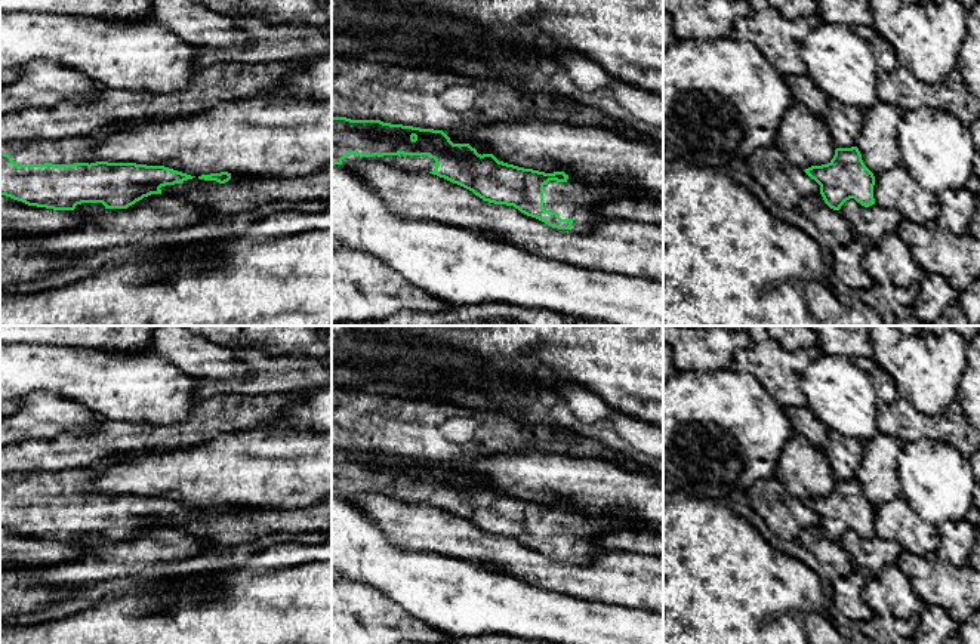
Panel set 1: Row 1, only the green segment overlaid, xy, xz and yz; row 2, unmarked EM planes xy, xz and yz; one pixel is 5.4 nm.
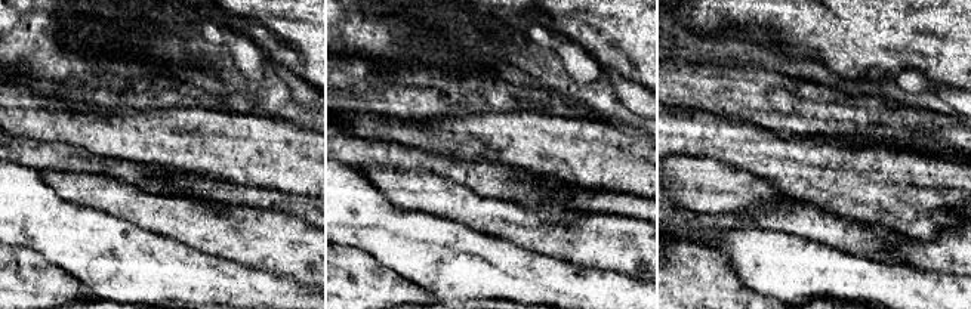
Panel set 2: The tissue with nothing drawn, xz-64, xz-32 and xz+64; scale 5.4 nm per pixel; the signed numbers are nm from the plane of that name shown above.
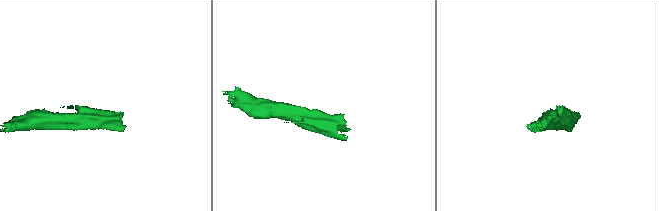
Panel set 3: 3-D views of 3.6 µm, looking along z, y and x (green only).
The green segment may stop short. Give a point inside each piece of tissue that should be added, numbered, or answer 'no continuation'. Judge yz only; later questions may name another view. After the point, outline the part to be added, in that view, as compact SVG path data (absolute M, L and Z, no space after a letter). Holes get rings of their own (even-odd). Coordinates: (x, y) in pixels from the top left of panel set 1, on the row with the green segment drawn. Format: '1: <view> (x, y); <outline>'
no continuation

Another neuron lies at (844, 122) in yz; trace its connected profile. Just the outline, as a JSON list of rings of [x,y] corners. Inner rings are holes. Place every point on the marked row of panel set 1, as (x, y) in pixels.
[[[828,99],[825,123],[836,148],[856,147],[856,139],[862,133],[865,111],[836,99]]]

